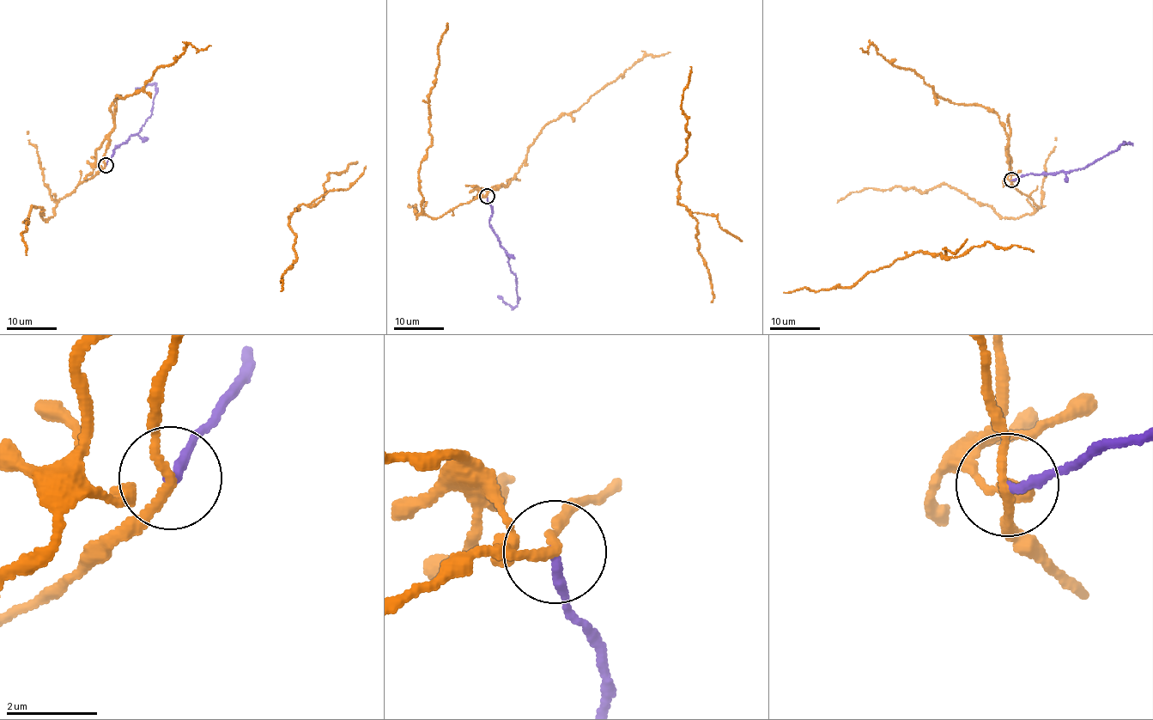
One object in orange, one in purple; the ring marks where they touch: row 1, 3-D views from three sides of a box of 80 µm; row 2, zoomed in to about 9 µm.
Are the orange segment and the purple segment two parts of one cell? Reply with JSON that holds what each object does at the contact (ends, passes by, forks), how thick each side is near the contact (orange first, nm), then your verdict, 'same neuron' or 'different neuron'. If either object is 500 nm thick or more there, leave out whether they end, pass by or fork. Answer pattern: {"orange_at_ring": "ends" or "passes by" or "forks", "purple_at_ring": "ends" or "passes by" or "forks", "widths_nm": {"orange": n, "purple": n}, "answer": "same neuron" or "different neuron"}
{"orange_at_ring": "forks", "purple_at_ring": "ends", "widths_nm": {"orange": 140, "purple": 180}, "answer": "different neuron"}

